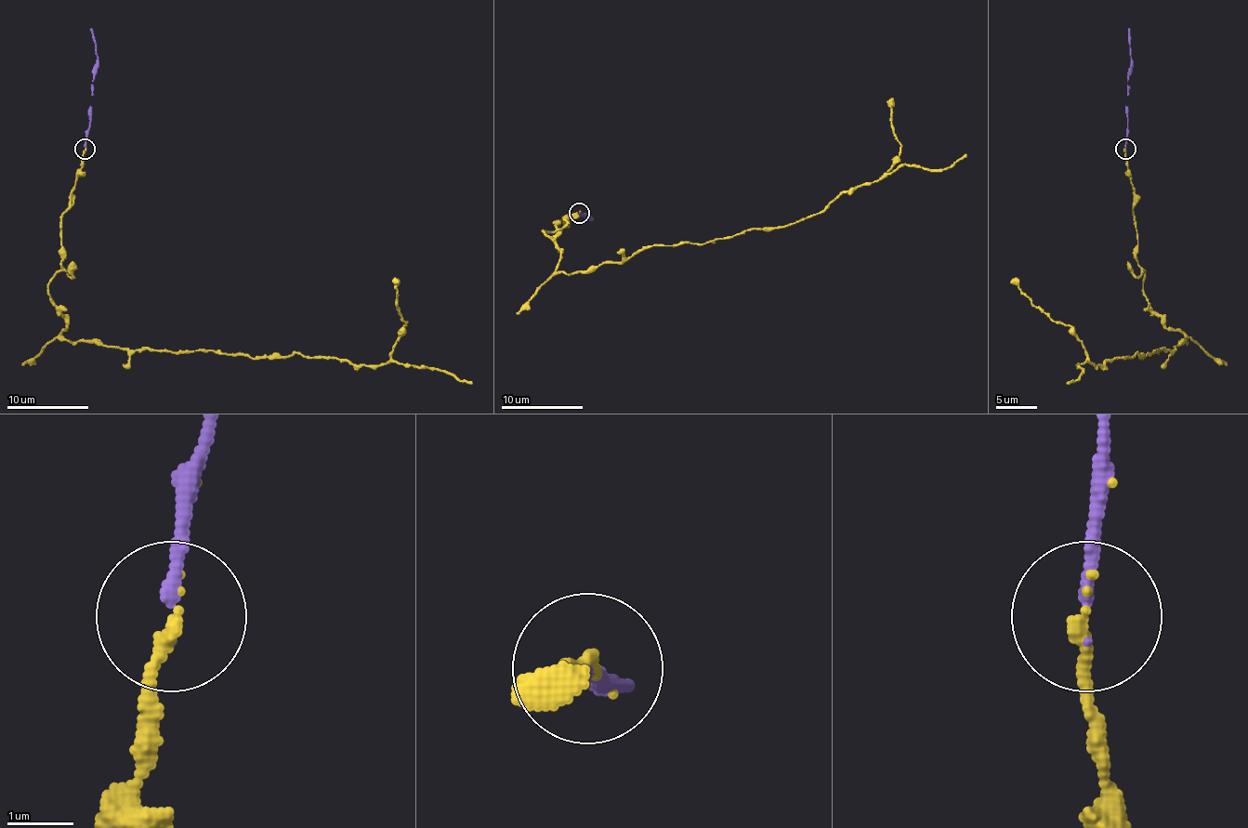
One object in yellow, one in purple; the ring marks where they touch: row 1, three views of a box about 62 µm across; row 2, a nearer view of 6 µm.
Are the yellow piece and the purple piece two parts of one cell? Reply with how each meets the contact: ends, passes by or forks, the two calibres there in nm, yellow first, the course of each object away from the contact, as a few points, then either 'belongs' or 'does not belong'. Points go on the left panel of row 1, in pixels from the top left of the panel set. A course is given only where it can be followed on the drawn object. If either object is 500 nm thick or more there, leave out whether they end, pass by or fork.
yellow ends there; purple ends there; 200 nm thick on the yellow side, 190 nm on the other; yellow runs (85, 149), (62, 216), (62, 267), (47, 285), (72, 342), (384, 364), (406, 324), (394, 277); purple runs (85, 147), (97, 65), (90, 29); belongs

